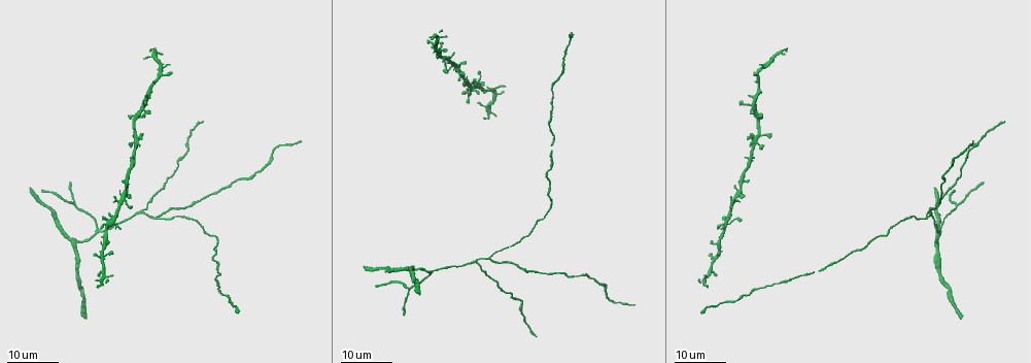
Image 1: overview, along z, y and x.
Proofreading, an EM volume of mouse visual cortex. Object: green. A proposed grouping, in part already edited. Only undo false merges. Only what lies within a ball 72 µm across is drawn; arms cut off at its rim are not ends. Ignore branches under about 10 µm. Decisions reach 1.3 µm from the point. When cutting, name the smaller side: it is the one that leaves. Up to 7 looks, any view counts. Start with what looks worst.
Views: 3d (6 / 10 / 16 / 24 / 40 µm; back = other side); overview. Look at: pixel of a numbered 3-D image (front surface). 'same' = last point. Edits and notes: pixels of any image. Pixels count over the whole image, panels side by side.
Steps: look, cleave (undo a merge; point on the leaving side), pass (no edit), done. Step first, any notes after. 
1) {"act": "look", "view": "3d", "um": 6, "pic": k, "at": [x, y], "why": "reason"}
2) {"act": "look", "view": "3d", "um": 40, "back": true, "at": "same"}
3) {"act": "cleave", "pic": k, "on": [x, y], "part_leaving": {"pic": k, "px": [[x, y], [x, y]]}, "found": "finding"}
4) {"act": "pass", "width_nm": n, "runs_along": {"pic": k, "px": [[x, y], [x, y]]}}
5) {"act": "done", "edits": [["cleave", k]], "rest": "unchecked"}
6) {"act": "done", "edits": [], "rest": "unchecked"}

{"act": "look", "view": "3d", "um": 16, "pic": 1, "at": [95, 230], "why": "arms part here"}

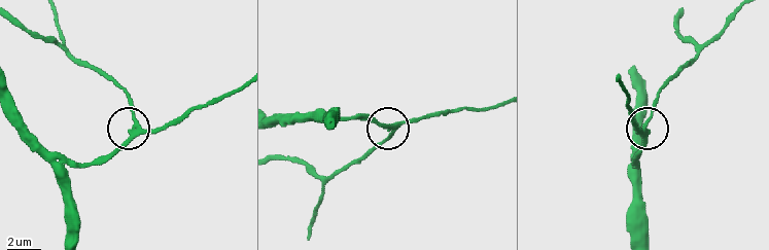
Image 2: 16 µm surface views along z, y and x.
{"act": "look", "view": "3d", "um": 6, "pic": 2, "at": [645, 124]}

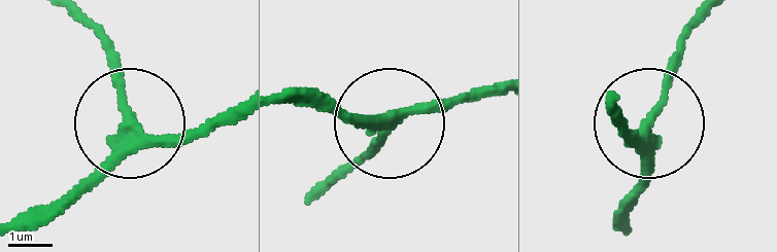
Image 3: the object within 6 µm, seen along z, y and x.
{"act": "pass", "width_nm": 230, "runs_along": {"pic": 3, "px": [[617, 103], [625, 129], [639, 133], [683, 26]]}, "found": "all the same cell"}

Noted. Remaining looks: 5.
{"act": "look", "view": "3d", "um": 24, "pic": 1, "at": [155, 219]}

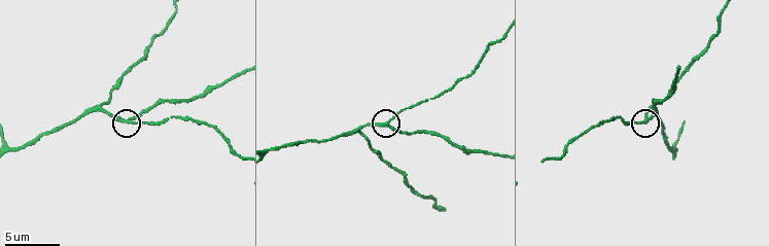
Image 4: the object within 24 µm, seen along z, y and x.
{"act": "look", "view": "3d", "um": 10, "pic": 4, "at": [645, 120], "why": "zoom in"}

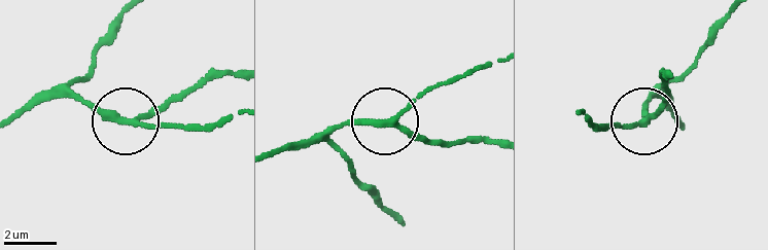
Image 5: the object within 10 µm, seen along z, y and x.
{"act": "pass", "side_arm_um": 37, "runs_along": {"pic": 5, "px": [[237, 114], [203, 126], [143, 126], [97, 114], [60, 92]]}, "found": "all the same cell"}

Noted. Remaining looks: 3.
{"act": "look", "view": "3d", "um": 24, "pic": 1, "at": [410, 286]}

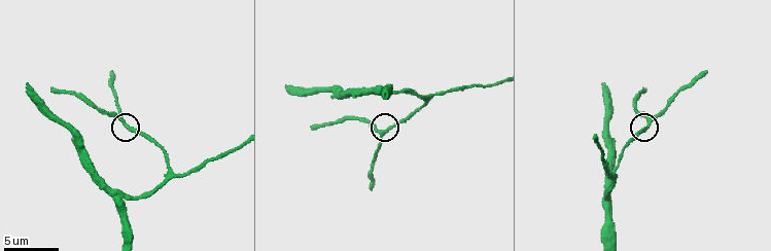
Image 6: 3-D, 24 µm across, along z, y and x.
{"act": "look", "view": "3d", "um": 6, "pic": 6, "at": [647, 123]}

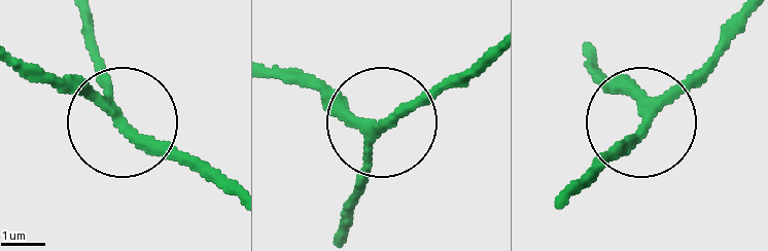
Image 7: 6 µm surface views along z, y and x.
{"act": "pass", "runs_along": {"pic": 7, "px": [[571, 192], [641, 118], [590, 71]]}, "found": "one cell here"}

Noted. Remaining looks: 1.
{"act": "done", "edits": [], "rest": "unchecked"}

